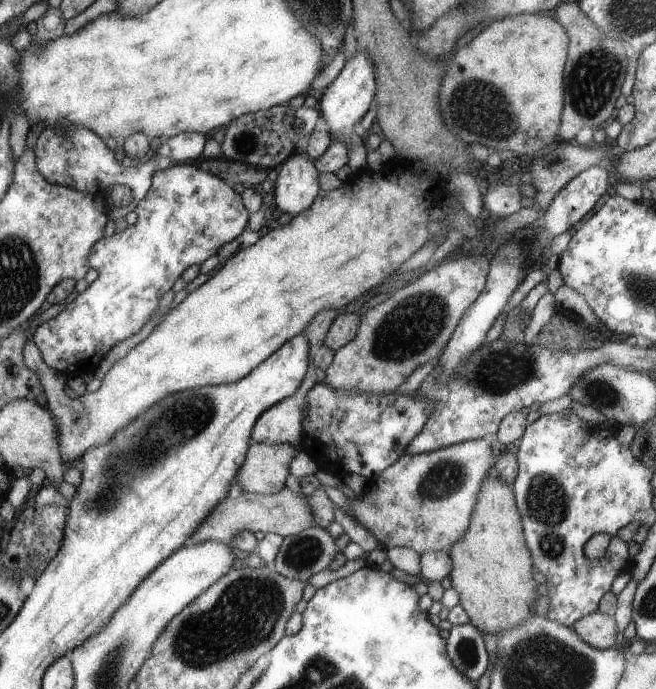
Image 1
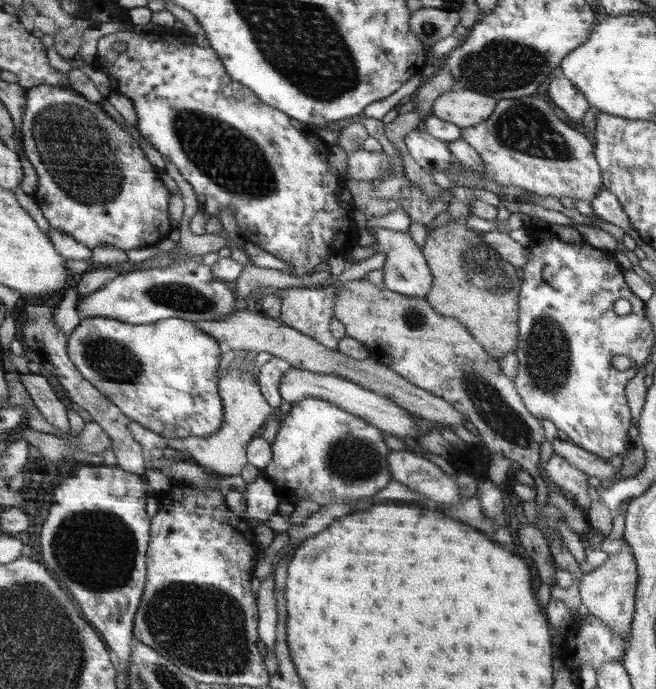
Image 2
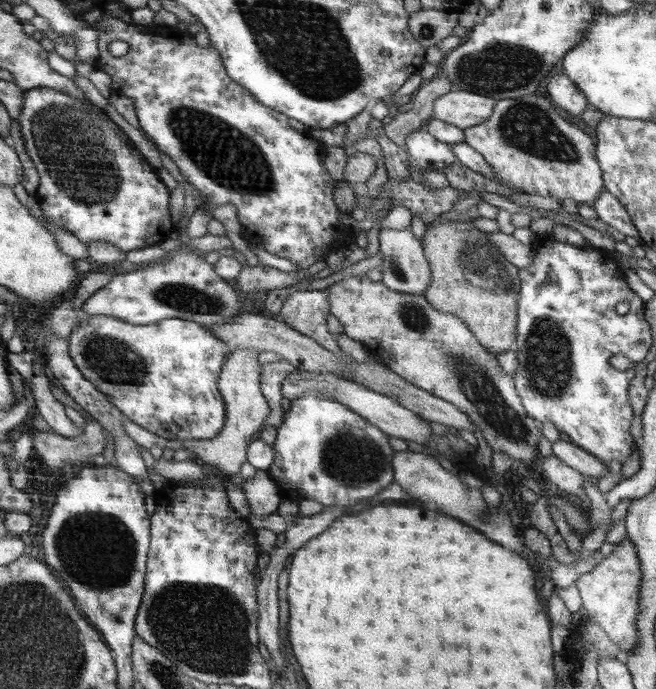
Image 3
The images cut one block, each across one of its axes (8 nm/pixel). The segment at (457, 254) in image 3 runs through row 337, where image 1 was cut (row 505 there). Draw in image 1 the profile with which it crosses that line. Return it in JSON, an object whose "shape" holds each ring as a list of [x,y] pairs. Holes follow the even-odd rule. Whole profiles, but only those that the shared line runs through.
{"shape":[[[493,476],[482,482],[466,536],[450,548],[449,555],[453,559],[451,584],[459,594],[459,604],[484,636],[498,636],[533,615],[531,610],[539,598],[538,582],[533,578],[533,555],[525,540],[513,486]]]}

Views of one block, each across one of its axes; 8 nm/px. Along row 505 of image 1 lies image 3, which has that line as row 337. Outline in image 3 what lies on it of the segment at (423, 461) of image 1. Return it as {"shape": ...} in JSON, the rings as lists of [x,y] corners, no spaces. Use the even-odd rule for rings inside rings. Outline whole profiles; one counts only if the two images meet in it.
{"shape":[[[366,274],[337,281],[326,289],[326,294],[330,302],[330,314],[343,324],[346,336],[362,343],[368,352],[378,355],[382,363],[410,384],[462,409],[482,432],[493,452],[500,450],[512,459],[532,467],[542,436],[542,430],[538,428],[540,423],[525,410],[521,395],[516,394],[516,382],[502,368],[497,356],[478,342],[476,335],[461,318],[438,310],[423,294],[390,290],[381,281],[368,279]]]}

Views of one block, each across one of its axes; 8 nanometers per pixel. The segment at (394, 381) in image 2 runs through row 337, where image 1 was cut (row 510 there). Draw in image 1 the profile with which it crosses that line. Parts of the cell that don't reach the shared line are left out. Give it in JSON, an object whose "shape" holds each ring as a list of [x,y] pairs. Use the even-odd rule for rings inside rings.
{"shape":[[[236,486],[230,489],[229,496],[218,504],[214,512],[194,533],[189,543],[194,542],[222,542],[222,544],[231,544],[232,540],[242,532],[262,531],[265,533],[276,533],[286,538],[288,535],[297,535],[304,532],[307,528],[316,528],[312,520],[312,512],[308,506],[304,494],[293,492],[288,486],[284,486],[280,492],[272,496],[262,496],[262,494],[250,494],[250,492],[240,492]]]}

